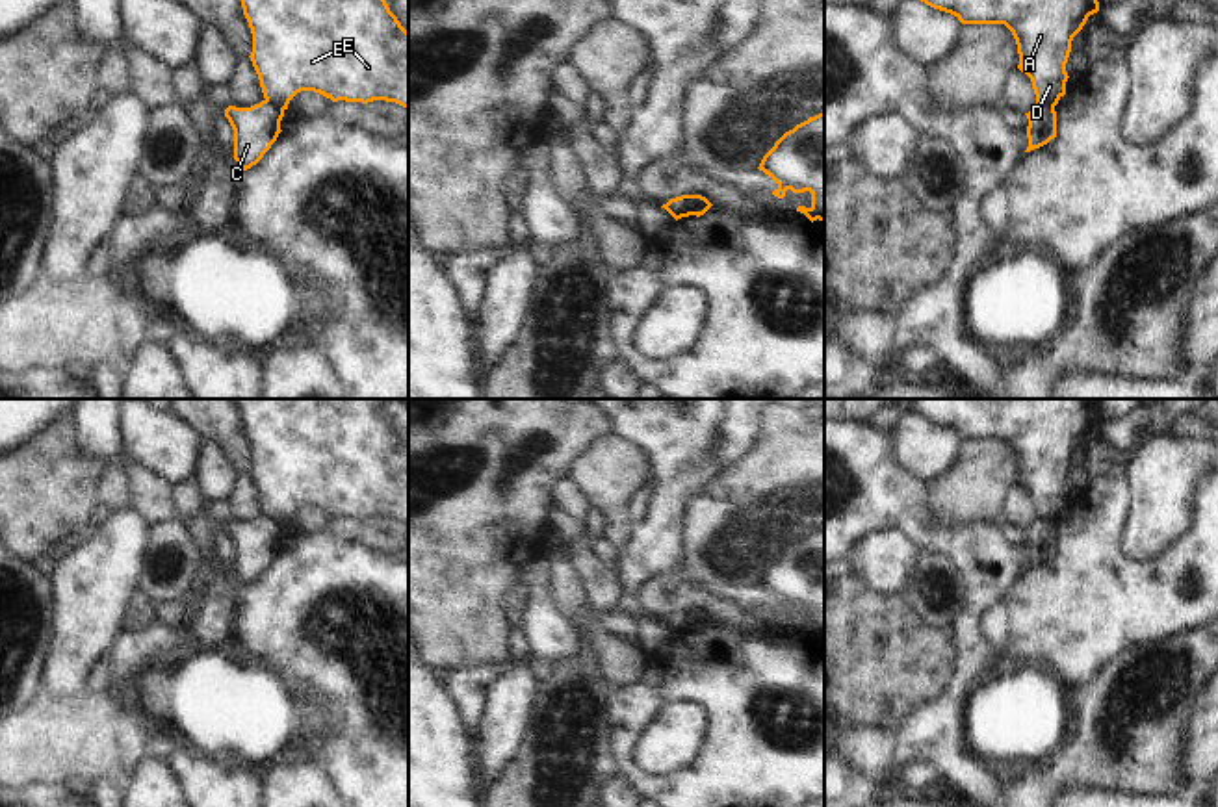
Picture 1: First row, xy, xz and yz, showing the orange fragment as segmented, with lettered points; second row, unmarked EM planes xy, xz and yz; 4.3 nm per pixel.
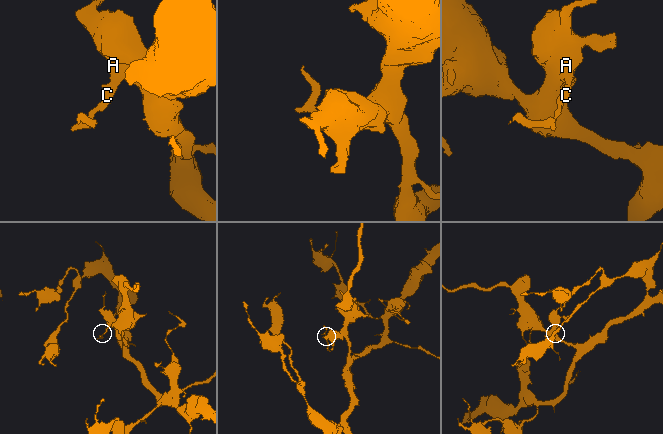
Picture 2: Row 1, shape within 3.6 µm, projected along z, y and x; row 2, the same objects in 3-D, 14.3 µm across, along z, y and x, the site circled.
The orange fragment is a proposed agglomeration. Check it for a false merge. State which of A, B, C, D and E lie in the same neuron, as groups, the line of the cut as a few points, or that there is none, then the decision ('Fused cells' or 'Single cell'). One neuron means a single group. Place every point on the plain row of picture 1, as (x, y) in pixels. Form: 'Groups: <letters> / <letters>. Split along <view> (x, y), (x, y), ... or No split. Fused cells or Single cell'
Groups: A B D E / C. Split along xz (687, 611), (686, 624), (678, 633). Fused cells.

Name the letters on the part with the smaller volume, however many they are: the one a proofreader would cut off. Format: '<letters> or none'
C

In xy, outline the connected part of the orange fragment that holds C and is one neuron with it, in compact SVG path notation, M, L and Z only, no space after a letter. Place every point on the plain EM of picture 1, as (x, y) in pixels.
M262 516L251 523L228 521L225 532L234 545L234 575L238 577L238 584L247 586L256 581L277 557L282 547L280 536L284 525Z

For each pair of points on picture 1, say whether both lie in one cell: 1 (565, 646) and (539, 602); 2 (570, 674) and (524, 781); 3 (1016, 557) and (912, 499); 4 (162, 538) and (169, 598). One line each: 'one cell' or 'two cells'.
1: one cell
2: one cell
3: one cell
4: one cell

